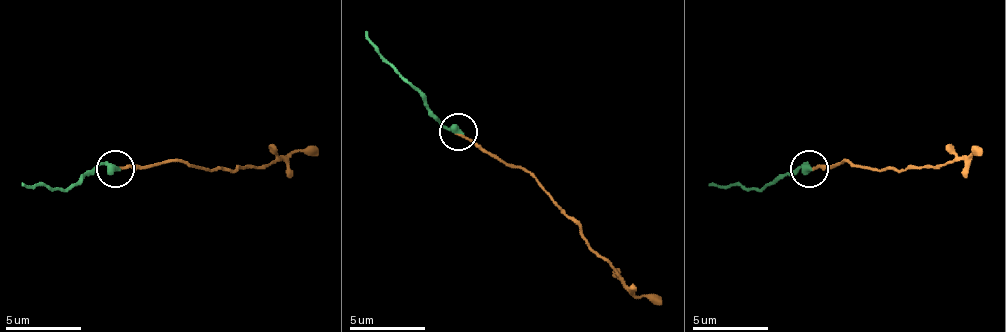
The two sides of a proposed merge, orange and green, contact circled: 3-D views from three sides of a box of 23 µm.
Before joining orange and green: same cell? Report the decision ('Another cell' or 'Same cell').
Another cell

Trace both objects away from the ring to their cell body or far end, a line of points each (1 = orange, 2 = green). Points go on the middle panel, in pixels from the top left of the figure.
1: (459, 132), (504, 163), (523, 167), (580, 227), (611, 269), (637, 295), (660, 303)
2: (459, 132), (444, 125), (364, 30)

